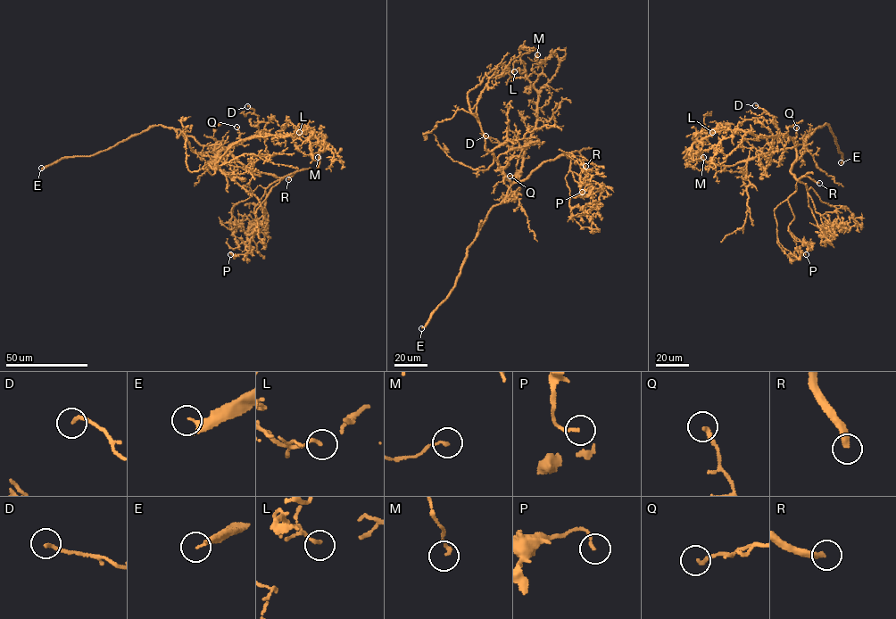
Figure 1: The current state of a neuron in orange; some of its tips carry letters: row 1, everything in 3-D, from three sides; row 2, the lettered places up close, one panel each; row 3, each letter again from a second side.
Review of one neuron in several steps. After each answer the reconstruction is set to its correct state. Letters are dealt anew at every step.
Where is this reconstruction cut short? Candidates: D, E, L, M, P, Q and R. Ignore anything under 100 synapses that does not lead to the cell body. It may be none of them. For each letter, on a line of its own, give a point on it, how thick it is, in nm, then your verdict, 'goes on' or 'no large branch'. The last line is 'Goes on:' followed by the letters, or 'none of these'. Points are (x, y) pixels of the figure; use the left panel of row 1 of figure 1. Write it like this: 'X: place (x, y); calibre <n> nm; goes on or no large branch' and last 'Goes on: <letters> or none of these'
D: place (247, 106); calibre 160 nm; no large branch
E: place (41, 168); calibre 260 nm; goes on
L: place (299, 132); calibre 170 nm; no large branch
M: place (318, 157); calibre 140 nm; no large branch
P: place (230, 254); calibre 110 nm; no large branch
Q: place (236, 127); calibre 200 nm; no large branch
R: place (288, 179); calibre 300 nm; goes on
Goes on: E, R

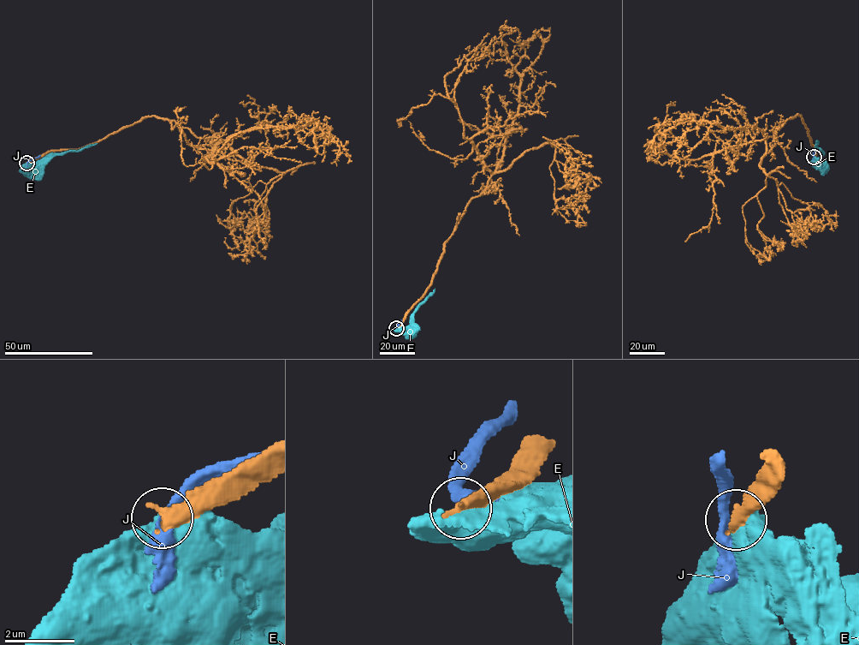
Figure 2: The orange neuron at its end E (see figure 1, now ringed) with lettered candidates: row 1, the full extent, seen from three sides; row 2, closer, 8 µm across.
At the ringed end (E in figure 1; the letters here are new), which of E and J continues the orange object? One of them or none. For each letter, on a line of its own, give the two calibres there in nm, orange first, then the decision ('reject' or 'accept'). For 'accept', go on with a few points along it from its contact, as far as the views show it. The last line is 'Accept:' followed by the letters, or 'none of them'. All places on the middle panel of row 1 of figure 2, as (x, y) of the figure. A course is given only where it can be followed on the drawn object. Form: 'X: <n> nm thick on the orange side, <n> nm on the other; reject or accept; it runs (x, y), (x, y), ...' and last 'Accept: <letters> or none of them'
E: 550 nm thick on the orange side, 750 nm on the other; reject
J: 420 nm thick on the orange side, 360 nm on the other; reject
Accept: none of them

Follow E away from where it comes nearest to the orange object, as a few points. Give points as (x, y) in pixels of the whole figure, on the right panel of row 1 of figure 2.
E: (814, 157), (819, 169), (823, 171), (823, 169)

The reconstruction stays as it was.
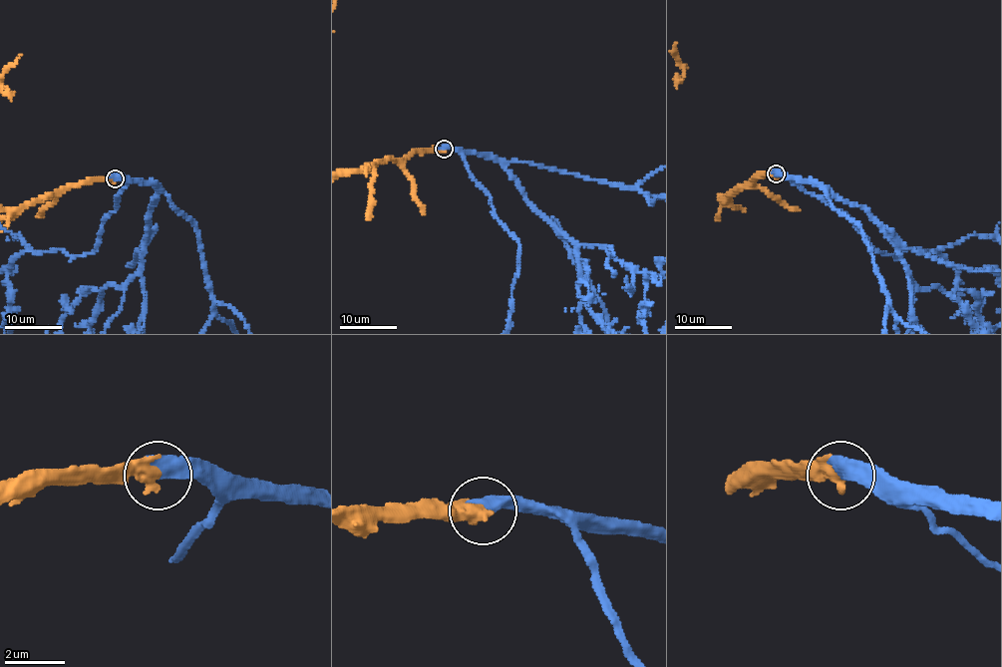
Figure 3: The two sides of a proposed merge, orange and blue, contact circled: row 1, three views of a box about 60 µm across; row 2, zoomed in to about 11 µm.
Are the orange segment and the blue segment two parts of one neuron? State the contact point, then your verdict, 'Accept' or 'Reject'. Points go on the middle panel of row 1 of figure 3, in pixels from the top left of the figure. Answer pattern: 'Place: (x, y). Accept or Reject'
Place: (444, 149). Accept

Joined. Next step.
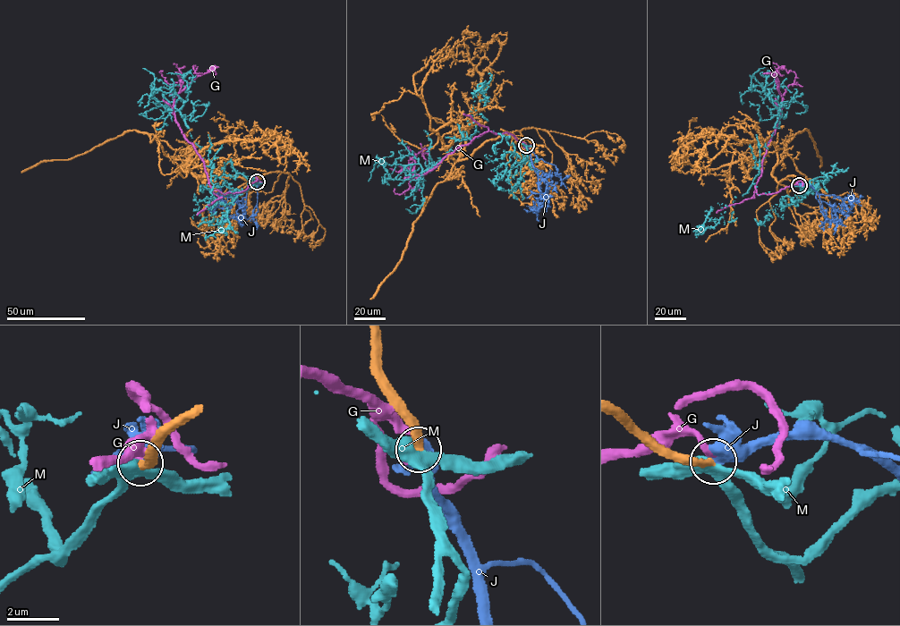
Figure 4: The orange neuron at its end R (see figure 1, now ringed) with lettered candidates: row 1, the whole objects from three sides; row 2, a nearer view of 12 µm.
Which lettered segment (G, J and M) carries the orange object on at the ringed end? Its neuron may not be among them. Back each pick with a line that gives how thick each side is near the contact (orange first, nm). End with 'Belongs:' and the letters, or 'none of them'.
J: 320 nm thick on the orange side, 500 nm on the other
Belongs: J

